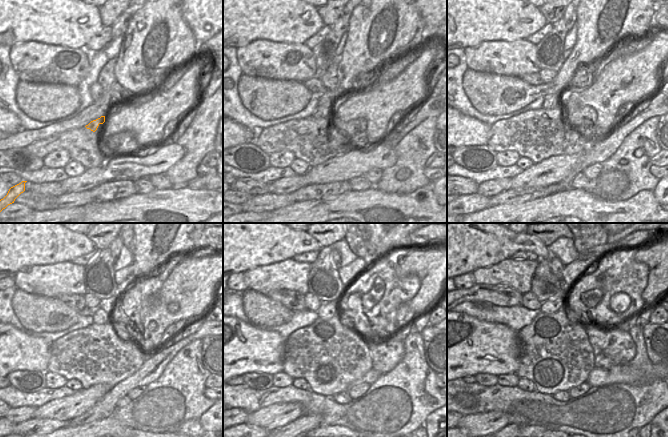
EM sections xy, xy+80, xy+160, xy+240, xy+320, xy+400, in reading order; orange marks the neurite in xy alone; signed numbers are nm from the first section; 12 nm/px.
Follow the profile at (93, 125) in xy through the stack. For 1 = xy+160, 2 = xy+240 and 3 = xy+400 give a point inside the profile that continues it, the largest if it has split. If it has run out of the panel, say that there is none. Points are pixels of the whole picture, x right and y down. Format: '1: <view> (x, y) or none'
1: xy+160 (550, 101)
2: xy+240 (100, 316)
3: xy+400 (552, 305)

